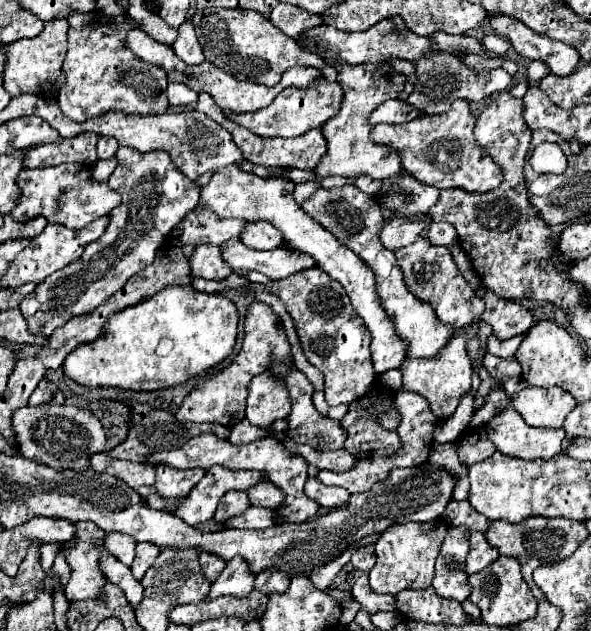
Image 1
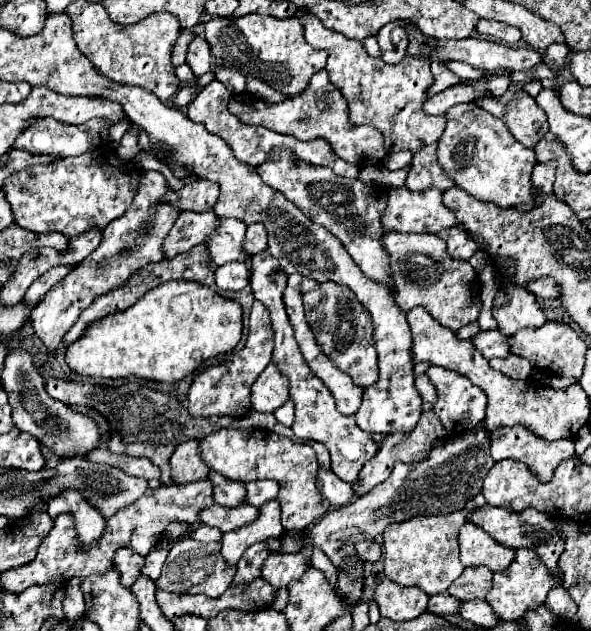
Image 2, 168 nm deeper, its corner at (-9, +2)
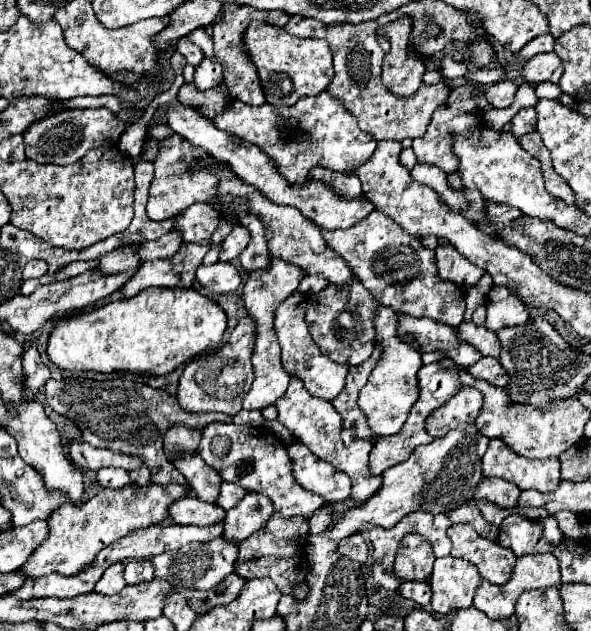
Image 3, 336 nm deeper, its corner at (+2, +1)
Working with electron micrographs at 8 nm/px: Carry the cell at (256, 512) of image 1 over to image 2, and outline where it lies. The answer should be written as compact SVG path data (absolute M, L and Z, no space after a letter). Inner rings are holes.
M214 503L212 507L204 509L204 513L200 513L200 521L226 533L226 531L240 529L240 527L256 521L258 515L260 515L258 507L252 507L252 505L238 505L234 509L228 509L228 507Z

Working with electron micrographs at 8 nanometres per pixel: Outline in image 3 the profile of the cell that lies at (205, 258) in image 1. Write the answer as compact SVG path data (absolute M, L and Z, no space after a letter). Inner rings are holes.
M217 262L213 266L199 266L197 280L203 288L217 294L233 294L241 284L237 268L227 262Z

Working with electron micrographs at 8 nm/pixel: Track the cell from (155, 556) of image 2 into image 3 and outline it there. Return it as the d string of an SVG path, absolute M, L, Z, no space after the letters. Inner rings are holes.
M129 560L125 564L125 582L141 584L153 580L153 566L149 560Z

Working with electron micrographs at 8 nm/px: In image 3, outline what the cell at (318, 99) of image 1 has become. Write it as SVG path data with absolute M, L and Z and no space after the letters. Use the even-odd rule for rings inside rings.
M329 92L301 98L291 108L275 108L271 104L251 106L241 100L235 100L229 104L225 114L215 118L215 126L219 130L235 134L237 138L247 140L247 142L259 146L261 150L265 150L265 154L269 154L269 158L273 158L273 162L277 164L277 170L281 170L281 176L291 186L301 186L301 182L307 182L309 170L313 166L323 166L323 168L337 170L337 172L355 170L357 166L361 166L365 160L371 158L371 154L377 146L377 142L373 138L369 138L369 134L365 134L357 126L357 118L353 118L353 114L349 114L345 110L345 106L337 98L333 98ZM281 118L297 120L299 130L303 132L307 142L305 140L303 142L293 142L293 140L283 142L283 134L279 130Z

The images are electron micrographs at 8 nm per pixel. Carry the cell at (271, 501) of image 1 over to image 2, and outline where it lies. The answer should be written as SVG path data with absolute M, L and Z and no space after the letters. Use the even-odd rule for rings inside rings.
M252 481L246 483L246 501L254 507L260 507L278 497L280 485L276 481Z

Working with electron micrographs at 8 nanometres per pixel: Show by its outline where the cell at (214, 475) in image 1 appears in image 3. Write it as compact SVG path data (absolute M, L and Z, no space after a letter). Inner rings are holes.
M149 482L147 486L129 484L125 488L109 490L103 488L95 498L91 498L87 504L65 504L59 510L53 512L49 522L49 538L37 548L37 552L31 554L29 562L21 568L21 572L29 578L39 578L49 572L59 572L65 576L77 574L81 568L91 564L99 550L105 546L129 536L131 532L139 528L147 528L153 524L161 524L165 518L169 518L167 508L177 500L183 498L187 490L181 484L169 484L161 486L155 482Z

